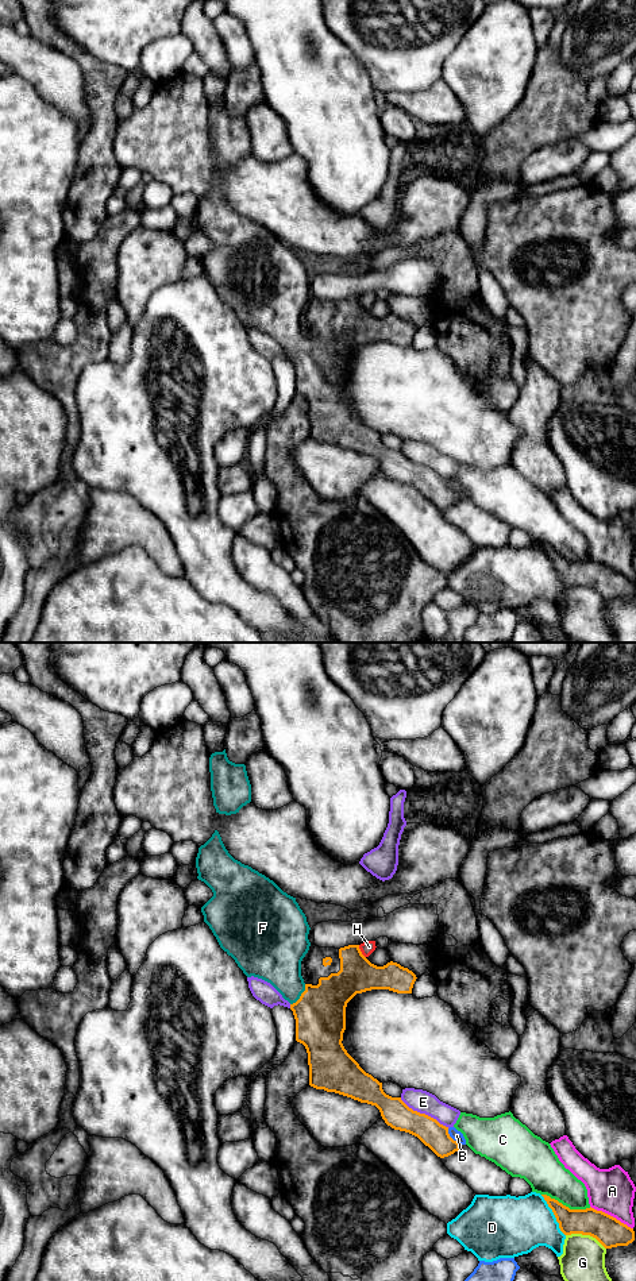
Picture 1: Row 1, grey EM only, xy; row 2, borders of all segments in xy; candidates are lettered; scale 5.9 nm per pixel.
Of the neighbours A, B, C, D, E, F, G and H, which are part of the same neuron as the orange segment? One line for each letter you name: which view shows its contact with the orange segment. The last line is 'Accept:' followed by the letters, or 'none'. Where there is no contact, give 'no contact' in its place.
F: meets orange in xy
Accept: F

